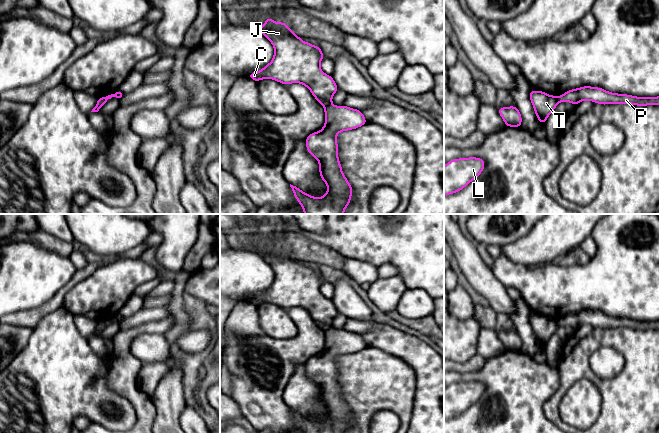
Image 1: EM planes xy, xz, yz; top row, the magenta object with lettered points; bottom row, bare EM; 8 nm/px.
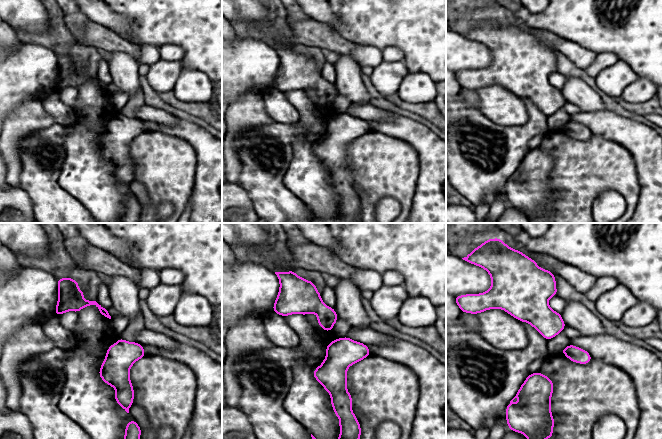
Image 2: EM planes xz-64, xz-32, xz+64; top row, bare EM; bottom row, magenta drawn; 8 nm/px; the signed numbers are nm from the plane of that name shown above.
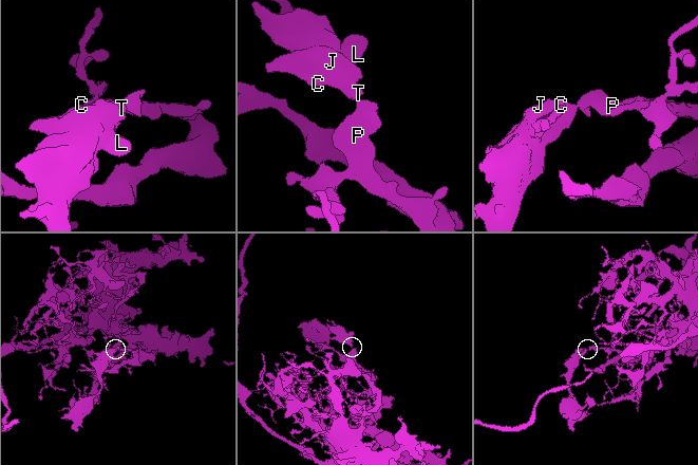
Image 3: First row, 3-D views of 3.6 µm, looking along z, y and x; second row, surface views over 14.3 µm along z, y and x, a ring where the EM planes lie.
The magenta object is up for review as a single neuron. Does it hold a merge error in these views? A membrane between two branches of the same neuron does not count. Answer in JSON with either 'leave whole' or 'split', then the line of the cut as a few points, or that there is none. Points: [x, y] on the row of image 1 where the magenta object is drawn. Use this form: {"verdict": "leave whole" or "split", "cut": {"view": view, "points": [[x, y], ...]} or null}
{"verdict": "split", "cut": {"view": "xz", "points": [[331, 103], [325, 108]]}}

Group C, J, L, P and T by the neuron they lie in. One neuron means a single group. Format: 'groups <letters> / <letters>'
groups C J L T / P

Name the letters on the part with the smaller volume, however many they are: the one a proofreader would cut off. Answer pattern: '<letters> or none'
C, J, L, T

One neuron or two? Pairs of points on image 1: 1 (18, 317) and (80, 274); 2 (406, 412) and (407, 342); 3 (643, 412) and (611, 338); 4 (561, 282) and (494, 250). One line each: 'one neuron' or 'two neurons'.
1: one neuron
2: two neurons
3: one neuron
4: two neurons

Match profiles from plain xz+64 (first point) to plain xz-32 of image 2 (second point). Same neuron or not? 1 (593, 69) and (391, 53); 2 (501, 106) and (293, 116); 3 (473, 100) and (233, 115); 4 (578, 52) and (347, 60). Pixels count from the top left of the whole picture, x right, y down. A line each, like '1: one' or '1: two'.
1: one
2: one
3: one
4: two

